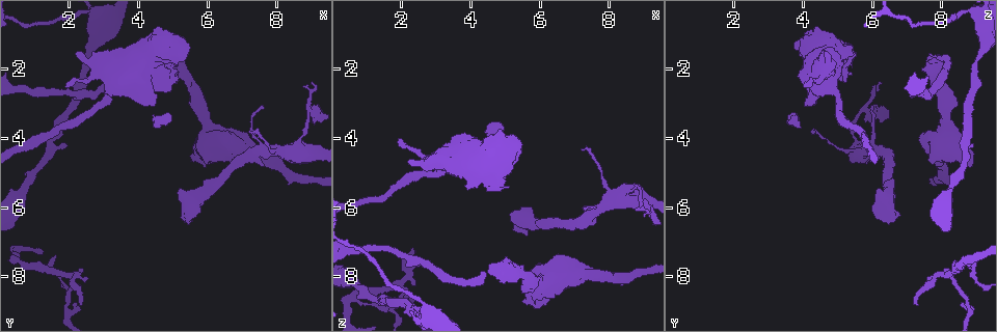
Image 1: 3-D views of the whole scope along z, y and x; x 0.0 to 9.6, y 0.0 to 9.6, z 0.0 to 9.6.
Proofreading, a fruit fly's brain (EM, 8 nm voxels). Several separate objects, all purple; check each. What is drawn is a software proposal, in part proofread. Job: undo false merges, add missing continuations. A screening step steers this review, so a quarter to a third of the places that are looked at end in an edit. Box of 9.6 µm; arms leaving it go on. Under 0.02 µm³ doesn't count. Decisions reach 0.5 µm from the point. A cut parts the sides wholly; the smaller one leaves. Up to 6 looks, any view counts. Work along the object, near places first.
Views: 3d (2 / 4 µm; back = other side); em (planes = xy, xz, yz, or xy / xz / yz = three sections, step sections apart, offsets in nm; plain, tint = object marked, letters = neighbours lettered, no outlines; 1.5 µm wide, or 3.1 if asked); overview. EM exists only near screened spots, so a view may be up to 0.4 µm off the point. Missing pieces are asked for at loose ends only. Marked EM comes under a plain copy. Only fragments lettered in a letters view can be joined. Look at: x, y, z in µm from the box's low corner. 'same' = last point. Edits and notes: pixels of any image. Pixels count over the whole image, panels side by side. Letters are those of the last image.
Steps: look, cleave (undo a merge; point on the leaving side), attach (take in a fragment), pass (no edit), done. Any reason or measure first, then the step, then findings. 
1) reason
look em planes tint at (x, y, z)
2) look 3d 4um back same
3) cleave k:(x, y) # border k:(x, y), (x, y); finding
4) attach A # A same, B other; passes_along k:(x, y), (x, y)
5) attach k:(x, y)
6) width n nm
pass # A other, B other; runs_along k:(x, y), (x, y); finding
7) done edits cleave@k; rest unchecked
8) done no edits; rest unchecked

thin end
look 3d 2um at (2.00, 2.50, 3.95)

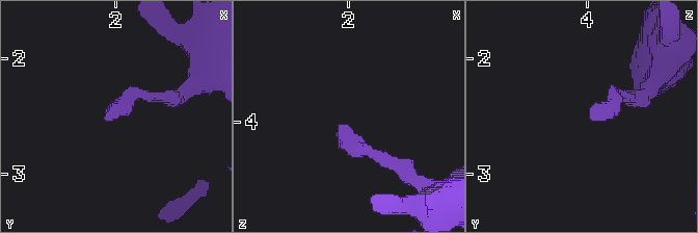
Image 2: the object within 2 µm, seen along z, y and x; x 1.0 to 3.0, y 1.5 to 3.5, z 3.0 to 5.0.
now the EM
look em planes letters at (1.94, 2.48, 4.02)

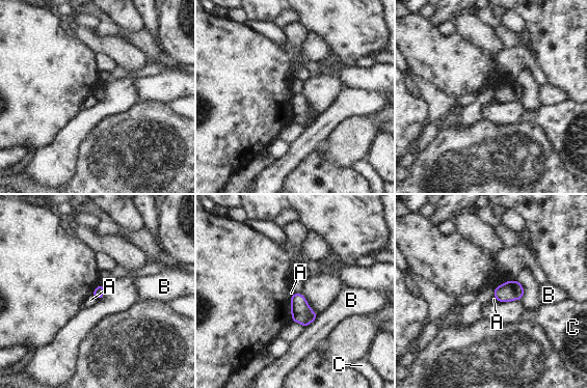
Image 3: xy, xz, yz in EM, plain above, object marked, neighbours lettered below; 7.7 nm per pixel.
pass # A other, B other, C other; border 3:(91, 293), (98, 299); none of them fits

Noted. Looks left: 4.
branch stops here
look 3d 4um at (9.00, 2.35, 6.25)

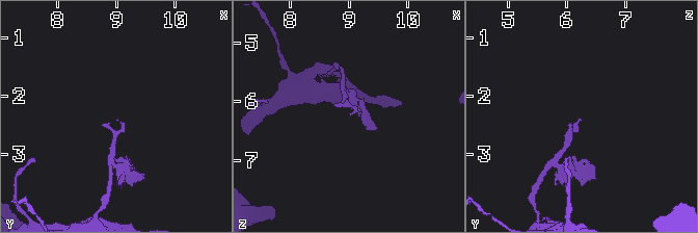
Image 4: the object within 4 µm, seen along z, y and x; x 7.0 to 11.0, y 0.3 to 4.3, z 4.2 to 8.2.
shape alone is not enough
look em planes letters at (9.00, 2.35, 6.20)

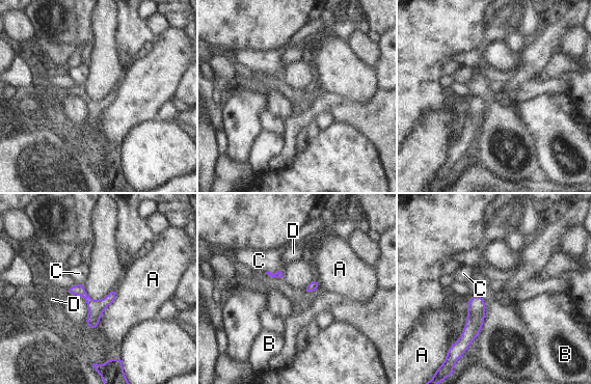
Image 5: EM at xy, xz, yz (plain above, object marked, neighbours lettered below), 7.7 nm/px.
pass # A other, B other, C other, D other; border 5:(283, 268), (275, 273), (265, 272); none of them fits

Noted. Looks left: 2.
free end
look 3d 4um at (1.95, 4.20, 8.90)

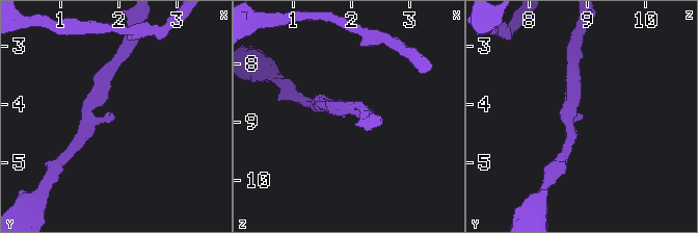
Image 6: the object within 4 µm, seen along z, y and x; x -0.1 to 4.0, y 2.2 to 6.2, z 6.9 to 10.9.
now the EM
look em planes letters at (1.90, 4.15, 8.90)

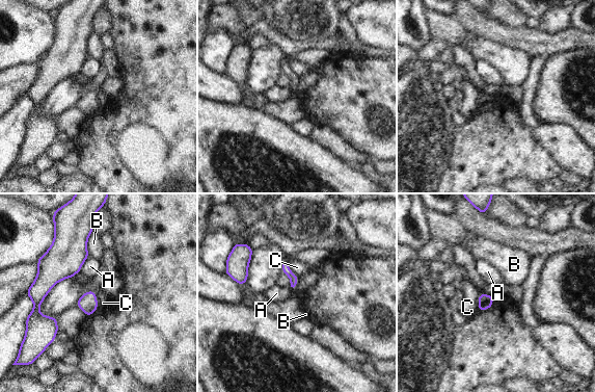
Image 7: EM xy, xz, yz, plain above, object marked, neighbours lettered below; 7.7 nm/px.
pass # A other, B other, C other; border 7:(88, 257), (83, 262), (79, 271); no lettered fragment goes on from it

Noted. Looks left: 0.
done no edits; rest unchecked

